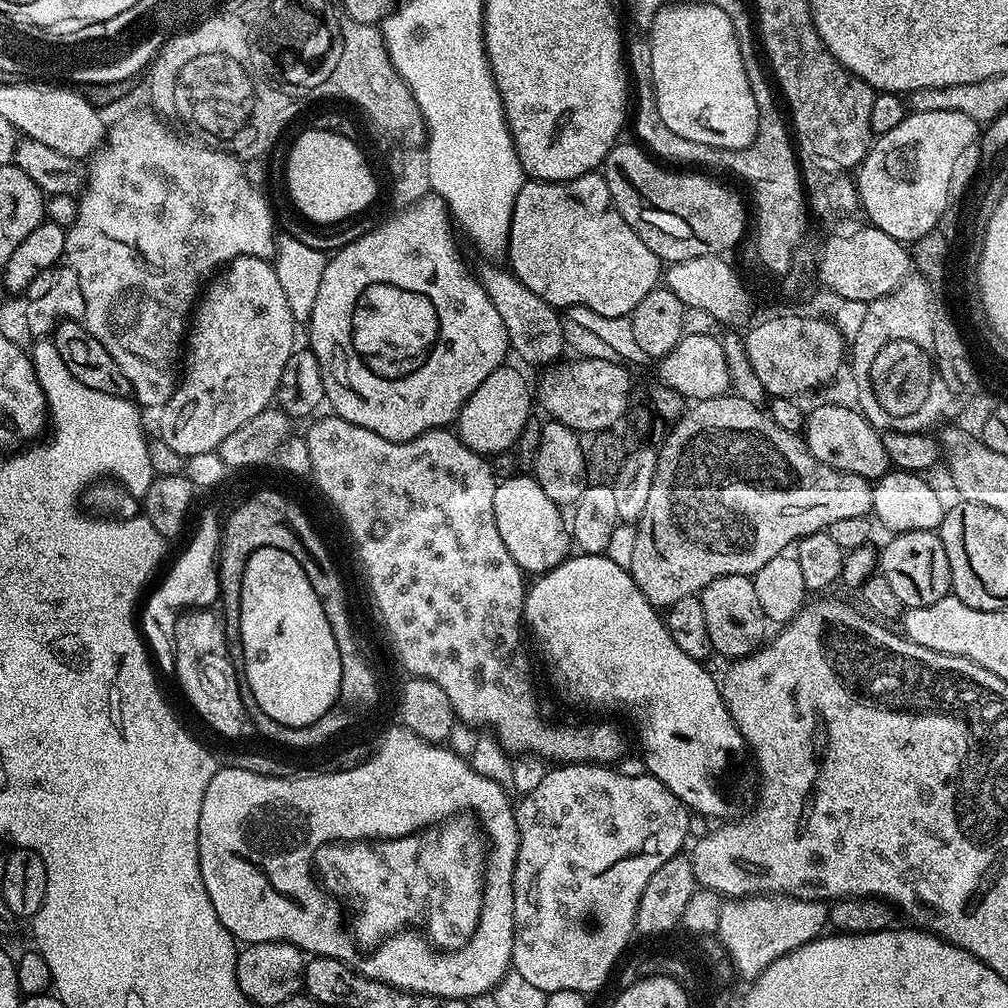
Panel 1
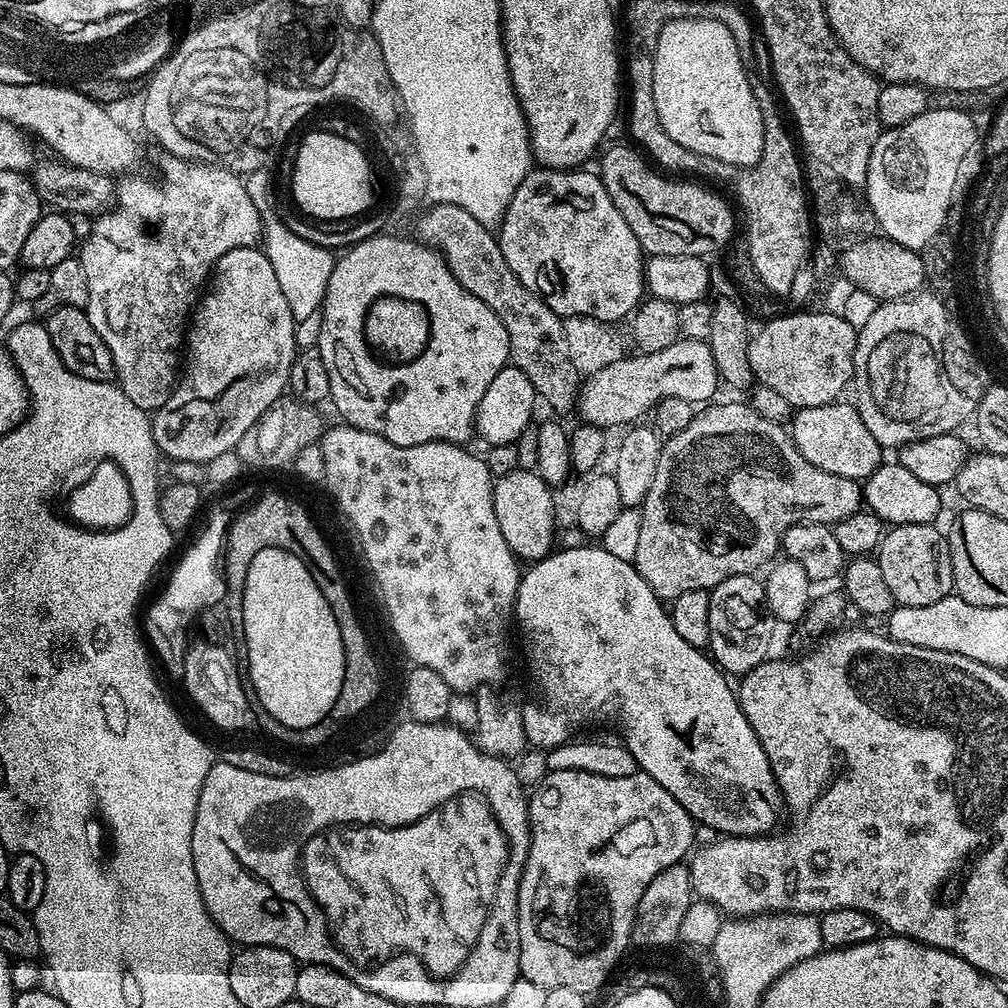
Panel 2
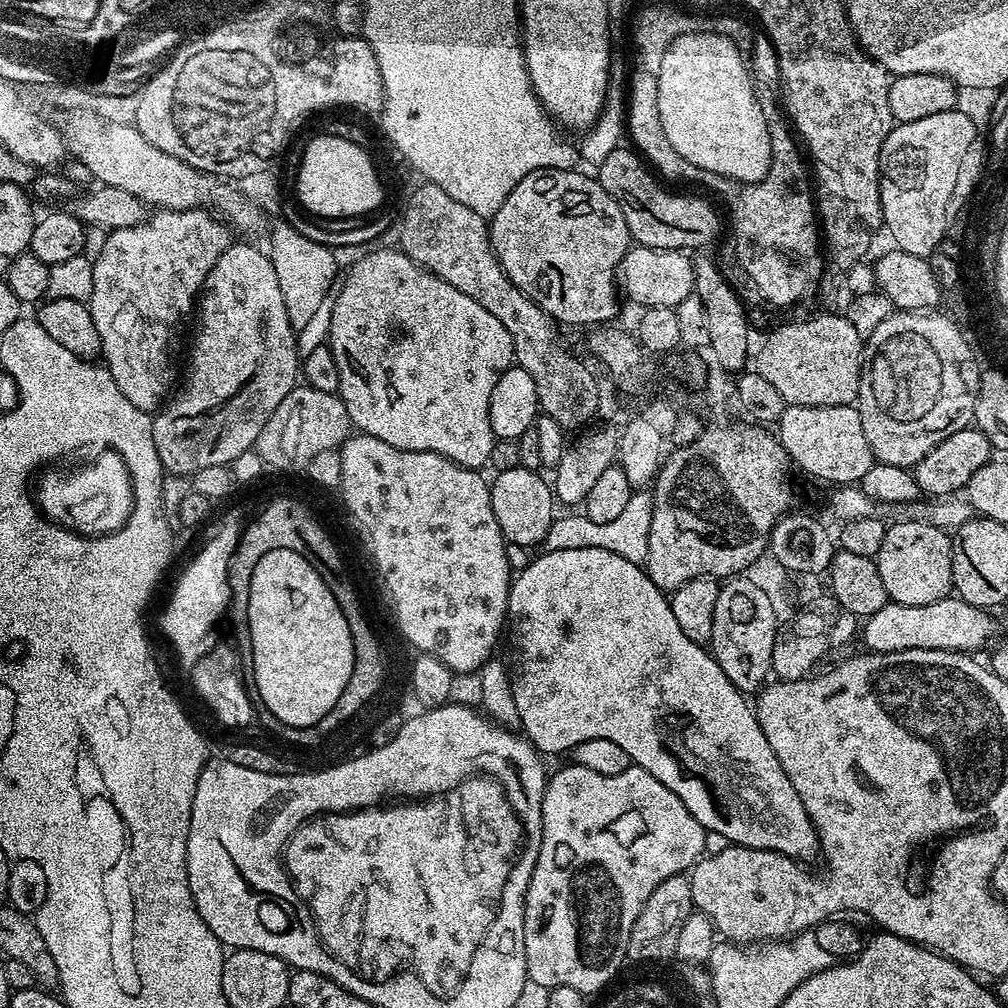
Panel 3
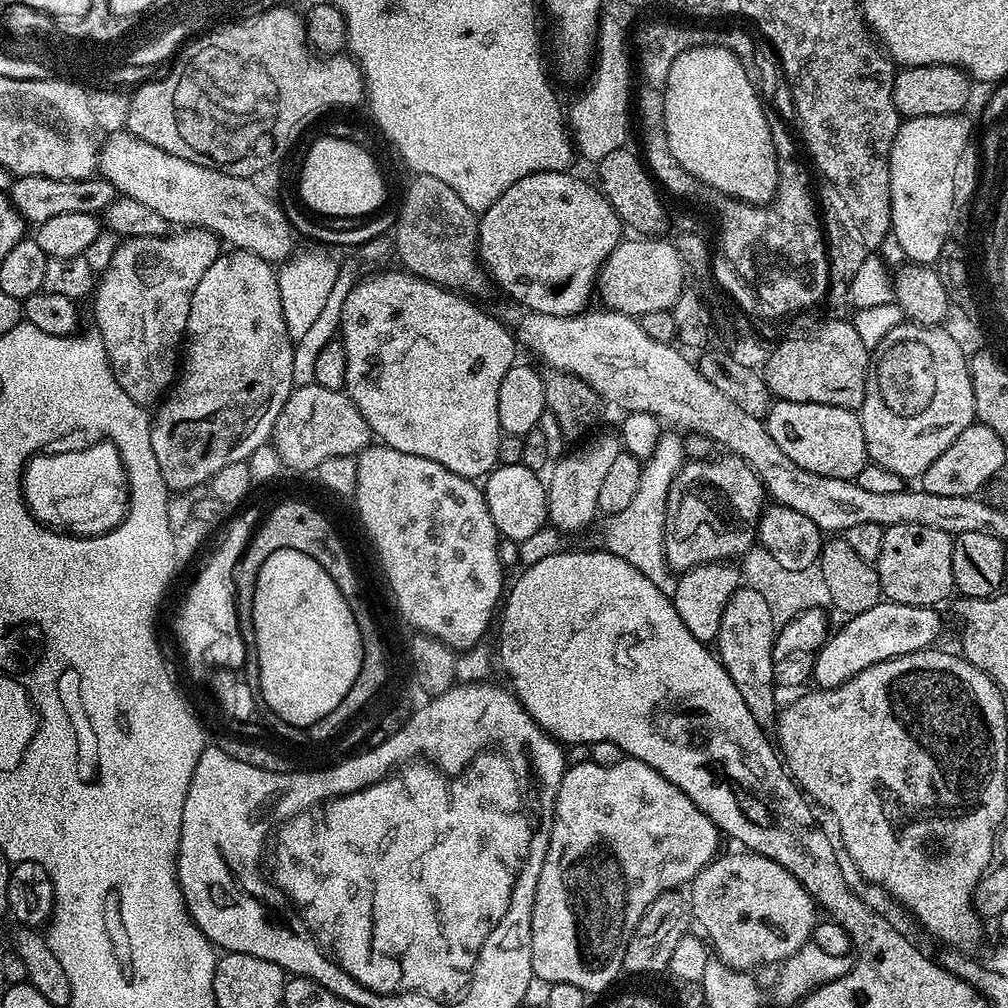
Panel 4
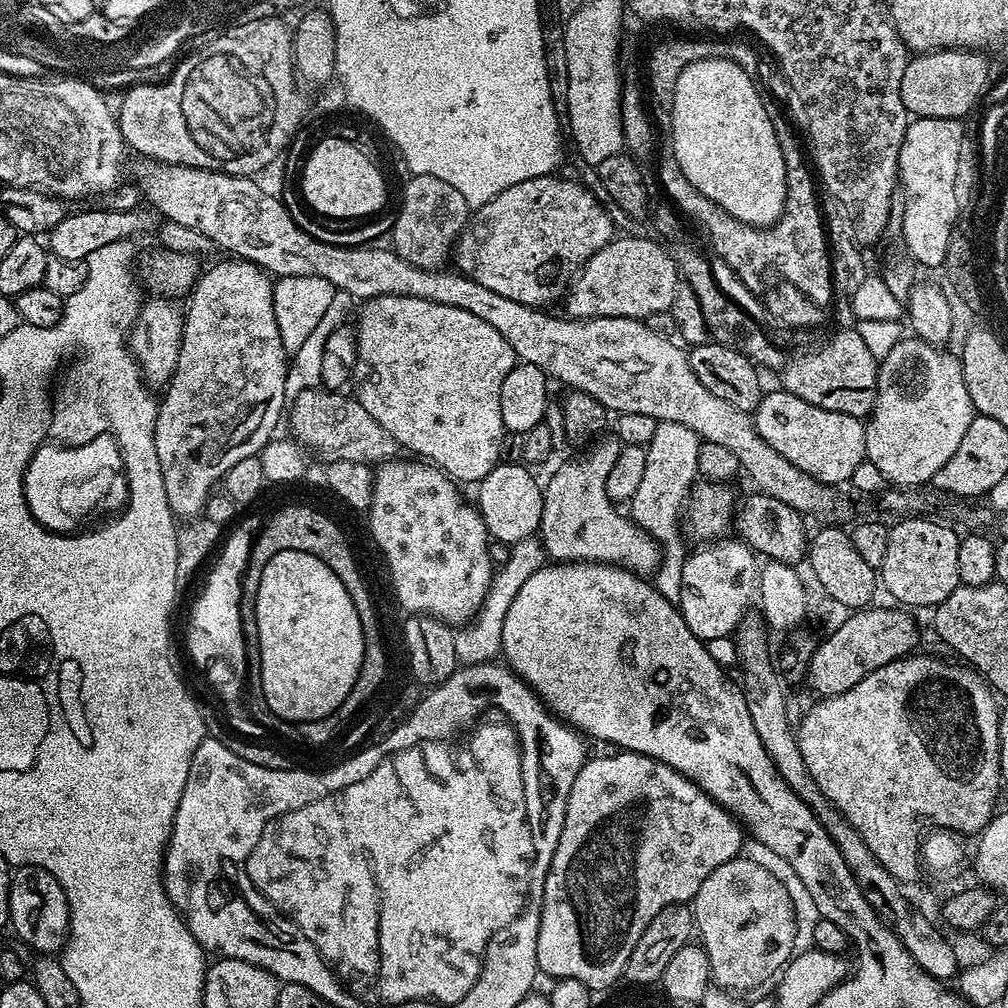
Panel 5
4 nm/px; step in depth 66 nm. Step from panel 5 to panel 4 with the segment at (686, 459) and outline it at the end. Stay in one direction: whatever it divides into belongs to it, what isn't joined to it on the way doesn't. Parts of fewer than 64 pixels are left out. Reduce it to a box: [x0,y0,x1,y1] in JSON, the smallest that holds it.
[603,431,686,594]

